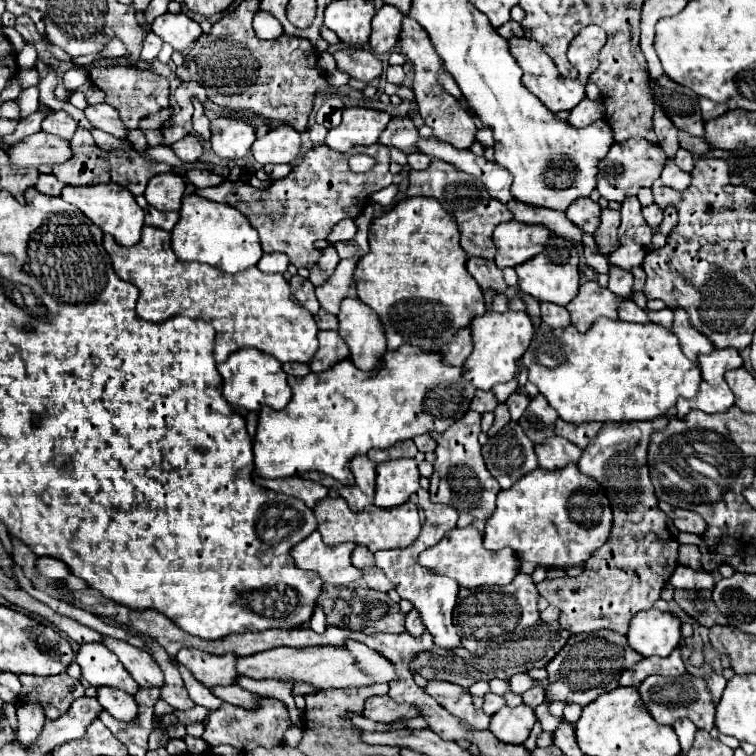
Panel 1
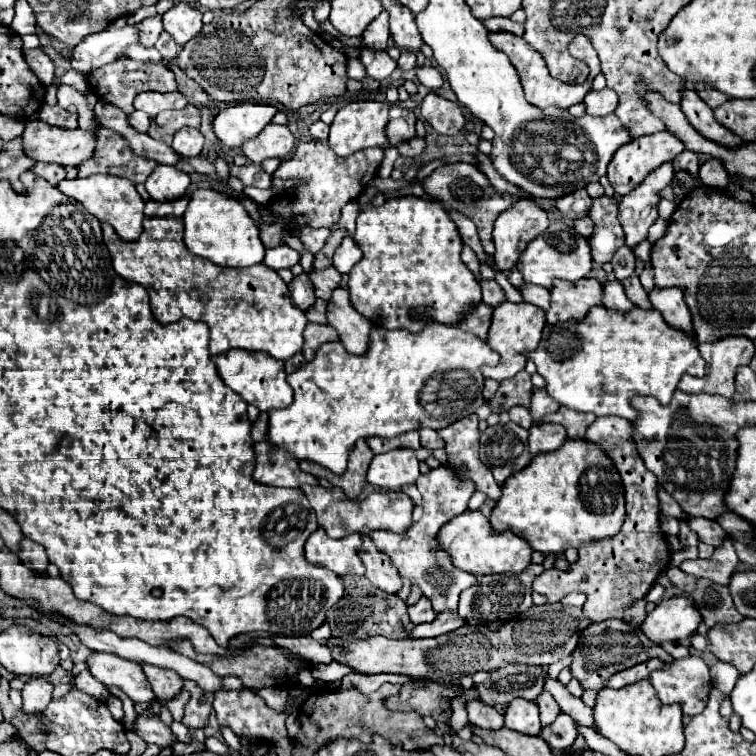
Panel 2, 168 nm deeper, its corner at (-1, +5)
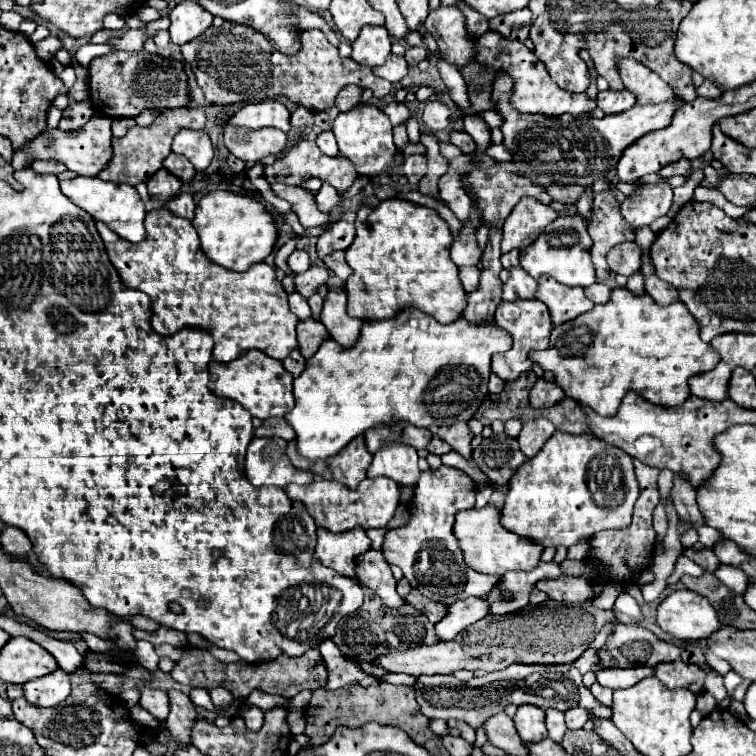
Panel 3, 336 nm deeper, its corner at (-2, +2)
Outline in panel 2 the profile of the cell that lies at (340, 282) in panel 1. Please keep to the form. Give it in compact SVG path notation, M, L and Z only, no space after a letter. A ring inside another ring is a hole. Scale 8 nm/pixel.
M327 267L323 271L309 271L309 281L311 281L313 289L315 289L315 295L329 301L333 289L341 281L341 273L335 267Z

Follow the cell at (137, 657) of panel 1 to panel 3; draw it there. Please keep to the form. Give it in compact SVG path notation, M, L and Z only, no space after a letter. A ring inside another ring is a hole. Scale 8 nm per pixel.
M168 690L170 714L166 718L168 732L178 744L190 744L190 728L196 720L196 708L190 698L180 690Z

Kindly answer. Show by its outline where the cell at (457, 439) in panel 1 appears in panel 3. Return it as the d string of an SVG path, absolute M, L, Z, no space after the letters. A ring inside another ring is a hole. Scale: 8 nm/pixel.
M456 422L448 428L438 428L438 436L448 442L452 446L454 452L462 454L464 458L470 458L472 456L472 432L468 428L468 424L464 422Z

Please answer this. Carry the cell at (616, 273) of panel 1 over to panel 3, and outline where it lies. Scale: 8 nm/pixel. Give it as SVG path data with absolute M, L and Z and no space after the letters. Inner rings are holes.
M624 242L624 244L614 246L614 248L608 252L610 270L612 270L614 274L632 276L632 274L638 272L640 266L642 266L640 254L642 254L642 250L640 250L638 244L634 244L634 242Z

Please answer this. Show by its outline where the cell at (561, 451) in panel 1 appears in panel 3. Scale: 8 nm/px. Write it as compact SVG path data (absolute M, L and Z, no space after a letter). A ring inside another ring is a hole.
M538 418L532 422L526 422L522 432L518 434L518 442L520 442L520 450L524 452L524 456L530 460L538 454L538 450L544 446L544 442L556 432L556 426L552 426L552 422L548 422L546 418Z

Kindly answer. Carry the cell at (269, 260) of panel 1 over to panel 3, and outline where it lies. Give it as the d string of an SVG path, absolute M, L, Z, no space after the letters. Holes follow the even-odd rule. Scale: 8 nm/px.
M294 250L288 258L288 268L294 272L294 274L300 274L300 272L306 272L310 268L310 262L308 262L308 252L306 250Z

